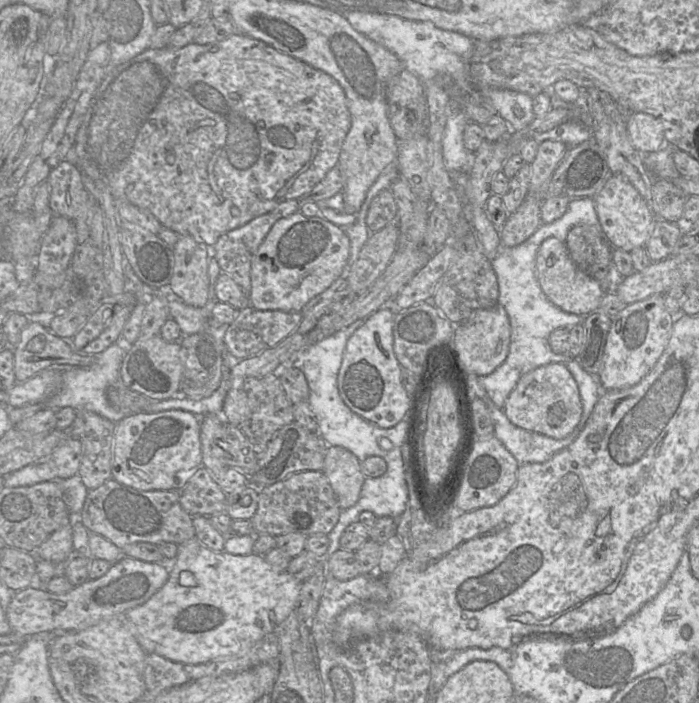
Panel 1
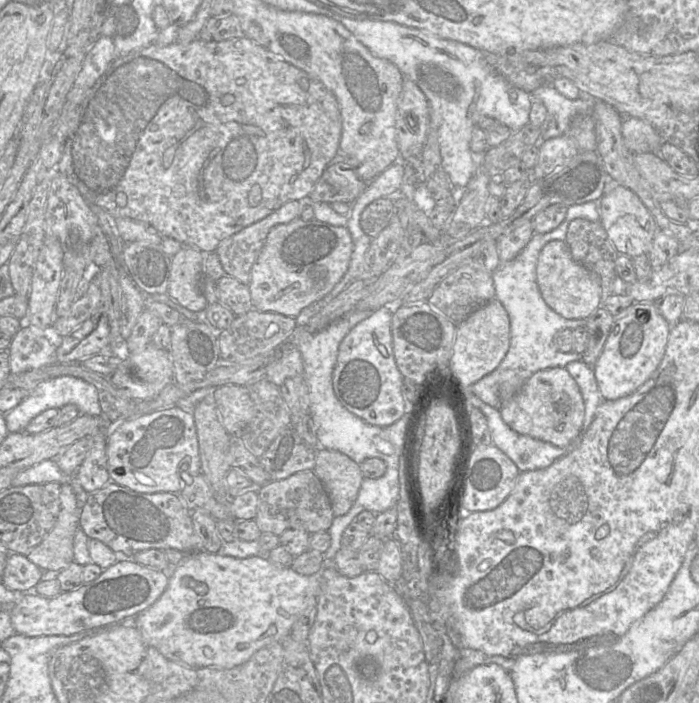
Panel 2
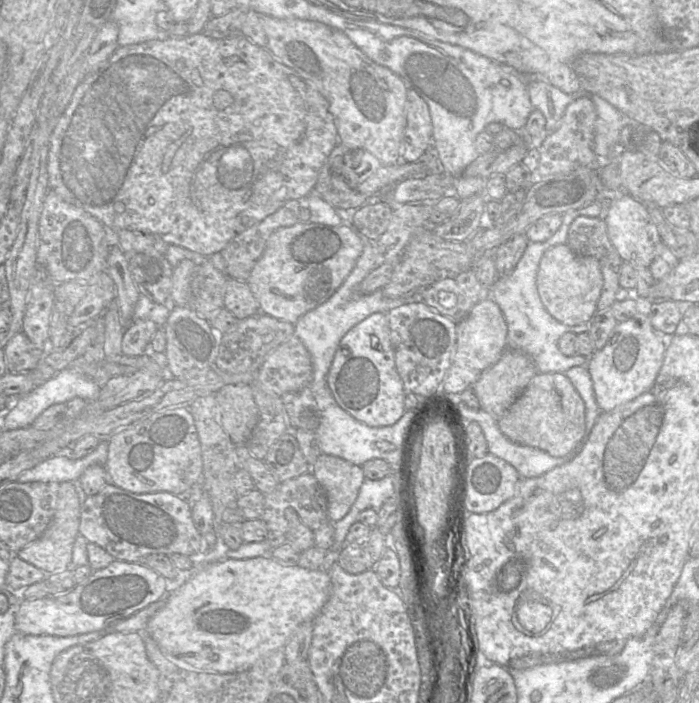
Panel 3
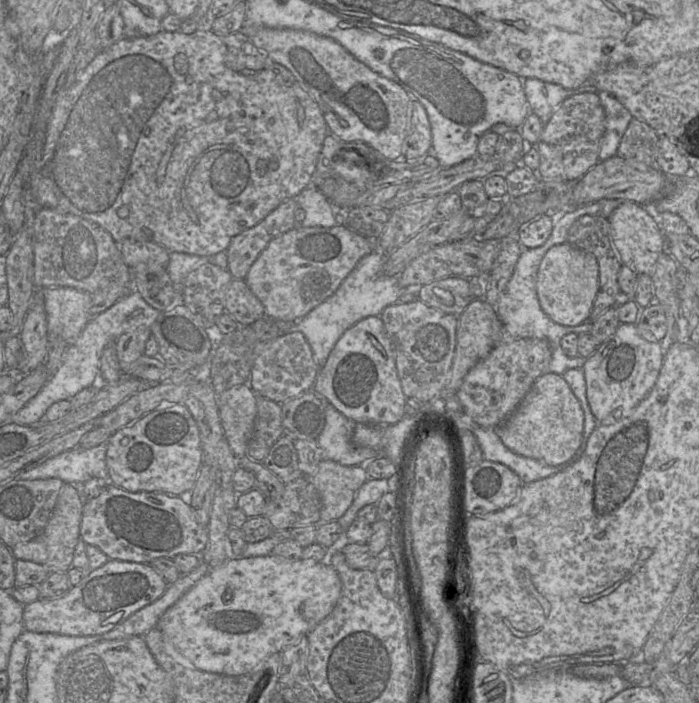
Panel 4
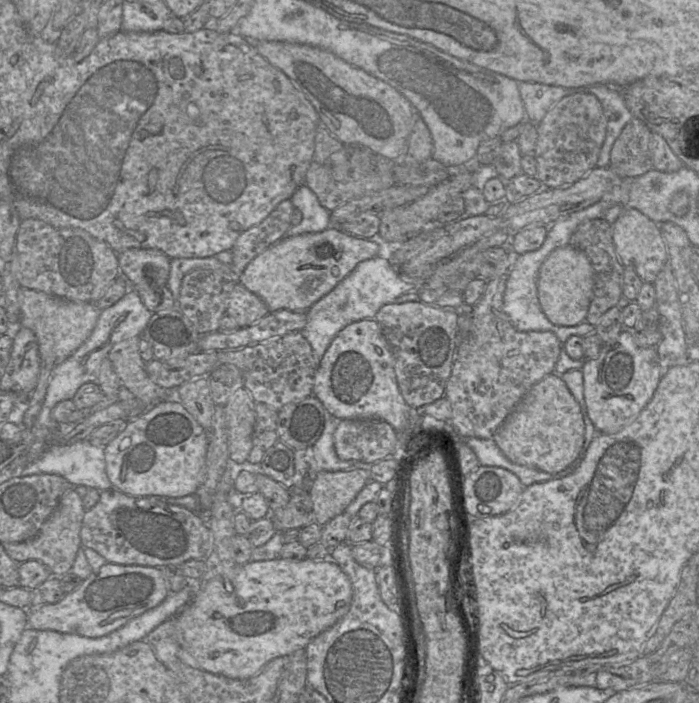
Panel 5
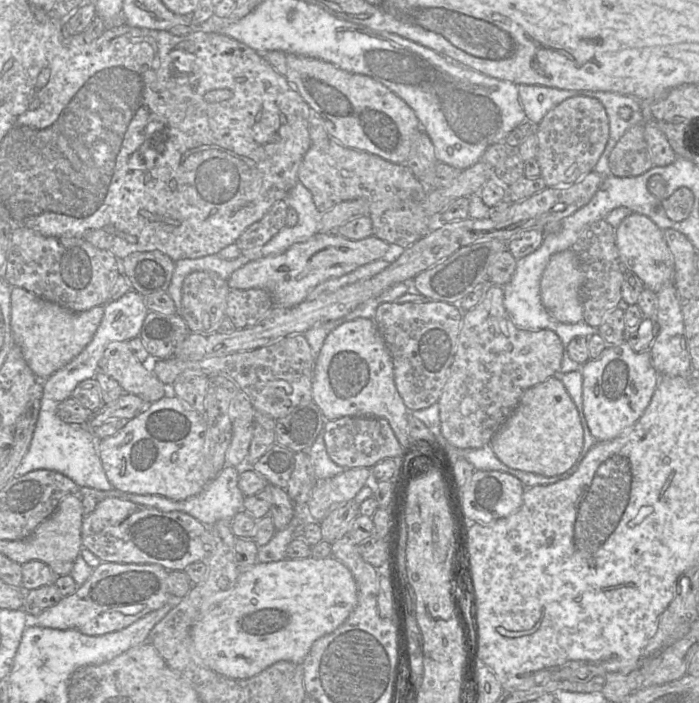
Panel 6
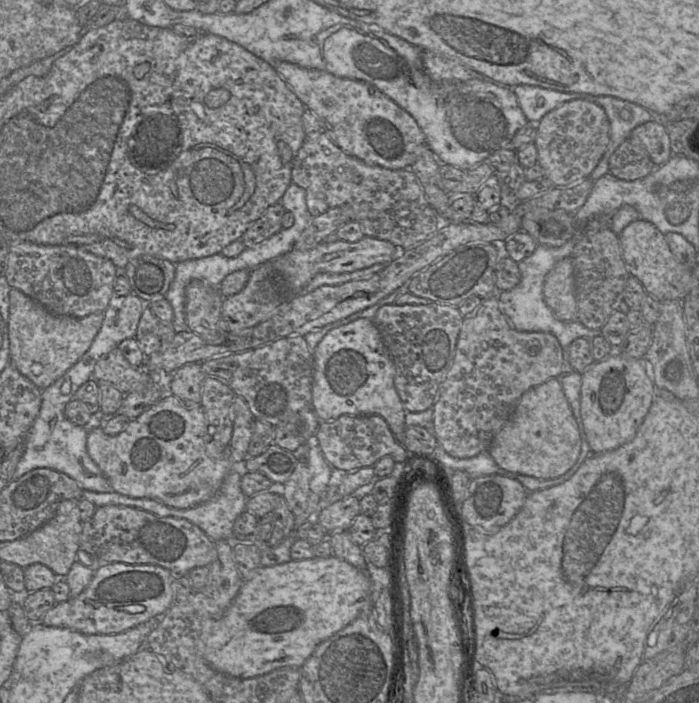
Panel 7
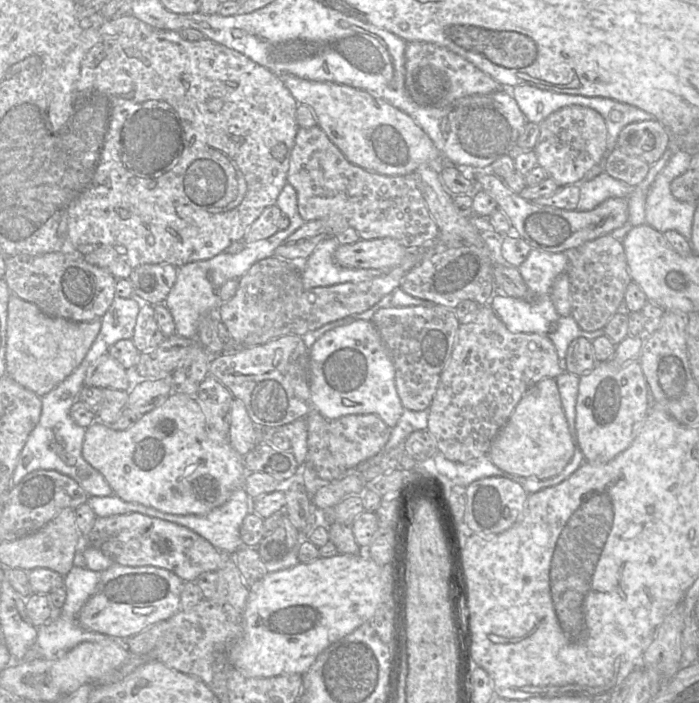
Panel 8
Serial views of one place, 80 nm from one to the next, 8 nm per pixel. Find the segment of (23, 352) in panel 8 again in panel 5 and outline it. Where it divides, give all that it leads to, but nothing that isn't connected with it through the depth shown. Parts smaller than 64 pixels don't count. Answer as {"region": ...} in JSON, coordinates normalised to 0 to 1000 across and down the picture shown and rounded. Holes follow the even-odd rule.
{"region":[[[30,408],[26,415],[29,437],[29,462],[47,471],[53,481],[59,516],[86,518],[102,506],[130,477],[144,442],[134,430],[107,430]]]}

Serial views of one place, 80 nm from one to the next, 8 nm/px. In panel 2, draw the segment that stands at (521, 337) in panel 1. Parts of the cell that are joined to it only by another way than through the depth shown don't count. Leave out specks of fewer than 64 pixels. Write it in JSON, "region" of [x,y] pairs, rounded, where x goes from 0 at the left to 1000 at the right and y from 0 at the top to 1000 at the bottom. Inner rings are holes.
{"region":[[[858,283],[813,293],[810,309],[798,323],[783,331],[764,331],[735,368],[725,373],[715,371],[715,378],[704,388],[708,424],[718,431],[728,448],[730,491],[714,521],[674,549],[674,556],[687,569],[704,579],[712,582],[718,579],[714,563],[714,550],[718,545],[738,549],[740,559],[765,529],[781,523],[808,522],[815,515],[833,512],[831,504],[801,499],[793,488],[793,478],[805,468],[837,464],[840,454],[810,454],[797,447],[781,432],[768,404],[768,373],[775,353],[790,341],[808,343],[813,321],[824,310],[858,314]]]}

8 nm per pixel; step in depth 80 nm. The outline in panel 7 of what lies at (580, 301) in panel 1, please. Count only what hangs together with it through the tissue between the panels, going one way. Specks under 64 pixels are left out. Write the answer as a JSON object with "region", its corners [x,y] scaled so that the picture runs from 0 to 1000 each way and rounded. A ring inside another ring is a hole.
{"region":[[[817,366],[798,371],[783,390],[777,420],[795,452],[803,457],[825,455],[824,407]]]}

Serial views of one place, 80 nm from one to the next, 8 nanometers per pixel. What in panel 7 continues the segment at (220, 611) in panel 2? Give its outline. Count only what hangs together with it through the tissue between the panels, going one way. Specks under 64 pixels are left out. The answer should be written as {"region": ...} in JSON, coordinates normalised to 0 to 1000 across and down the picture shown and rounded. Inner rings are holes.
{"region":[[[479,789],[373,805],[362,821],[348,826],[339,848],[315,881],[292,885],[282,923],[308,953],[338,964],[363,964],[406,949],[431,950],[454,917],[508,882],[526,859],[531,855],[525,815]]]}

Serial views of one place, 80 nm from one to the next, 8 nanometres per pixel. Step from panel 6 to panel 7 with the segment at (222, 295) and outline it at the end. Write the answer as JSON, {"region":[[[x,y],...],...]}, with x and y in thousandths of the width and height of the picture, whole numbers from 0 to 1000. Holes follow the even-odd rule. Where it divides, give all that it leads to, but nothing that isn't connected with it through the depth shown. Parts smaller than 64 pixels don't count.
{"region":[[[285,397],[275,398],[265,414],[265,448],[270,471],[295,486],[315,478],[312,458],[318,452],[320,422],[310,408]]]}

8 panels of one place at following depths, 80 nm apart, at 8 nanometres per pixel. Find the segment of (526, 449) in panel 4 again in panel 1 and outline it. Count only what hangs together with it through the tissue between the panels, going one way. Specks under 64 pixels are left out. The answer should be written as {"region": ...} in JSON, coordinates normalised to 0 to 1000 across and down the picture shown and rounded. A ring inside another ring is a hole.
{"region":[[[787,516],[750,532],[728,560],[720,579],[738,606],[793,624],[805,624],[827,605],[833,573],[825,545],[807,516]]]}

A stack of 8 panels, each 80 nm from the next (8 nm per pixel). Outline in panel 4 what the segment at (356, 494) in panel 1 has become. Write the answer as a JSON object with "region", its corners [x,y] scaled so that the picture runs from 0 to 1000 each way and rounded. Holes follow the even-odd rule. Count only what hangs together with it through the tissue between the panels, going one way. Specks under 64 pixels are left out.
{"region":[[[459,654],[445,679],[459,716],[458,743],[481,741],[489,735],[524,683],[522,664],[491,663],[474,654]]]}

